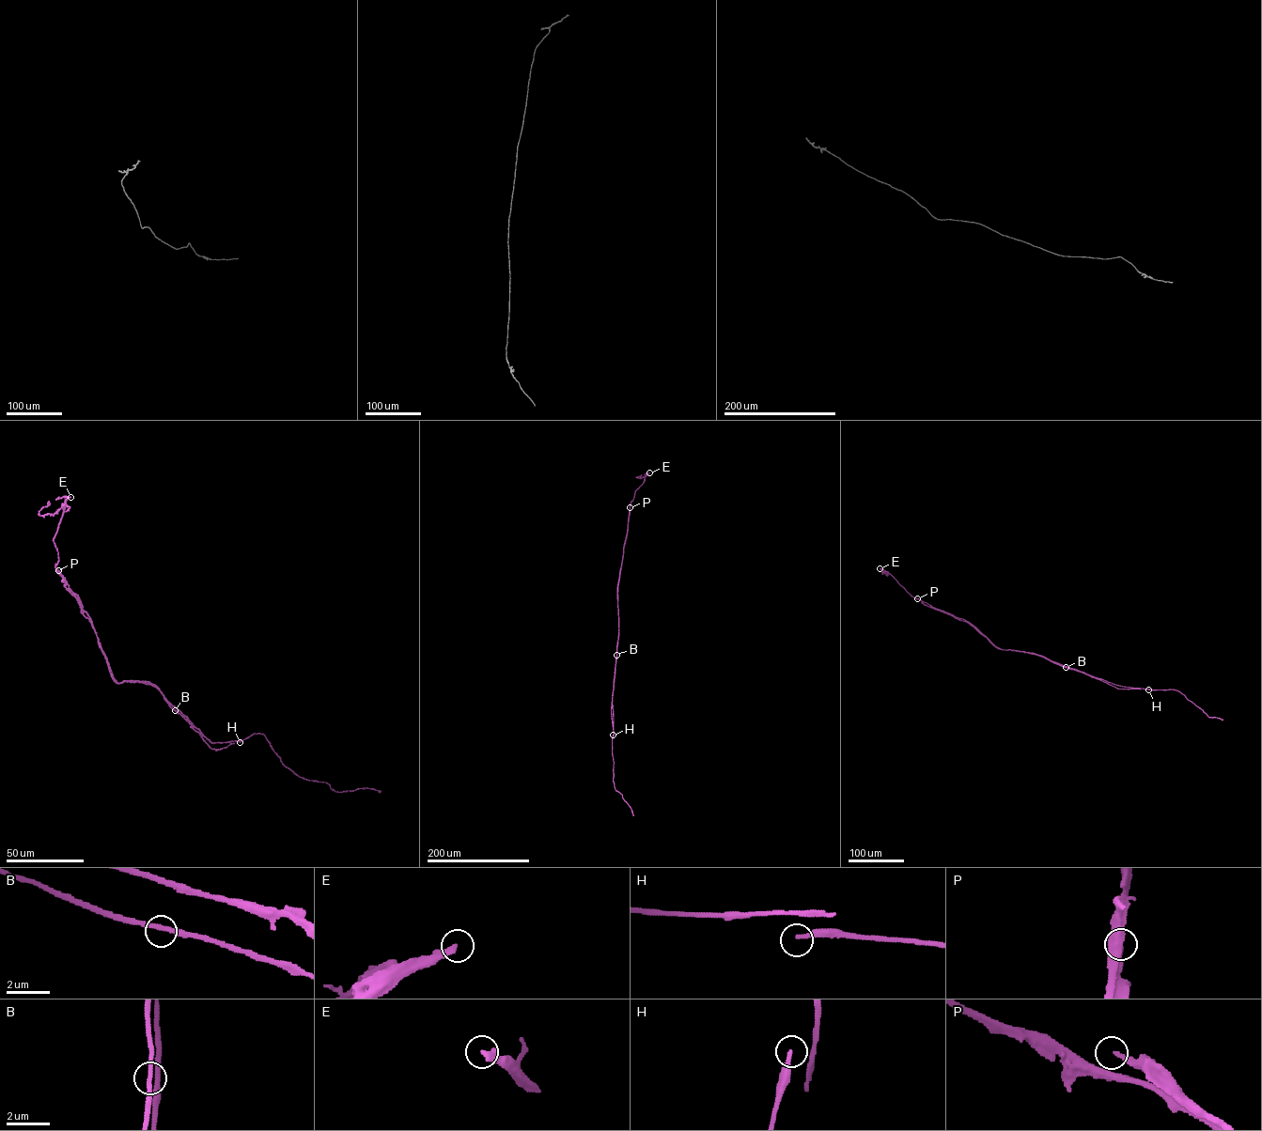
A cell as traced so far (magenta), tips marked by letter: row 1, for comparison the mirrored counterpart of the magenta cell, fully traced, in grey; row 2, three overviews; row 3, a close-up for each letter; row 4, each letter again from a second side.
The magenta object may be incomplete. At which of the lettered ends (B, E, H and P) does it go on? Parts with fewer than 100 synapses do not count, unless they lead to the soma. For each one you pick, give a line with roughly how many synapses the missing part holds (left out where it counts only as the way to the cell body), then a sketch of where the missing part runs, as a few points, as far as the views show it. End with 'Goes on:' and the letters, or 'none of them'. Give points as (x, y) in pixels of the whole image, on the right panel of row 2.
E: 130 syn
Goes on: E

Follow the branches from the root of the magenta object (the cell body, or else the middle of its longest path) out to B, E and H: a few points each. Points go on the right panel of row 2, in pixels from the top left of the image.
B: (1048, 658), (1025, 652), (1066, 667)
E: (1048, 658), (1033, 653), (1000, 649), (968, 621), (912, 596), (891, 575), (880, 568)
H: (1048, 658), (1114, 684), (1148, 689)

